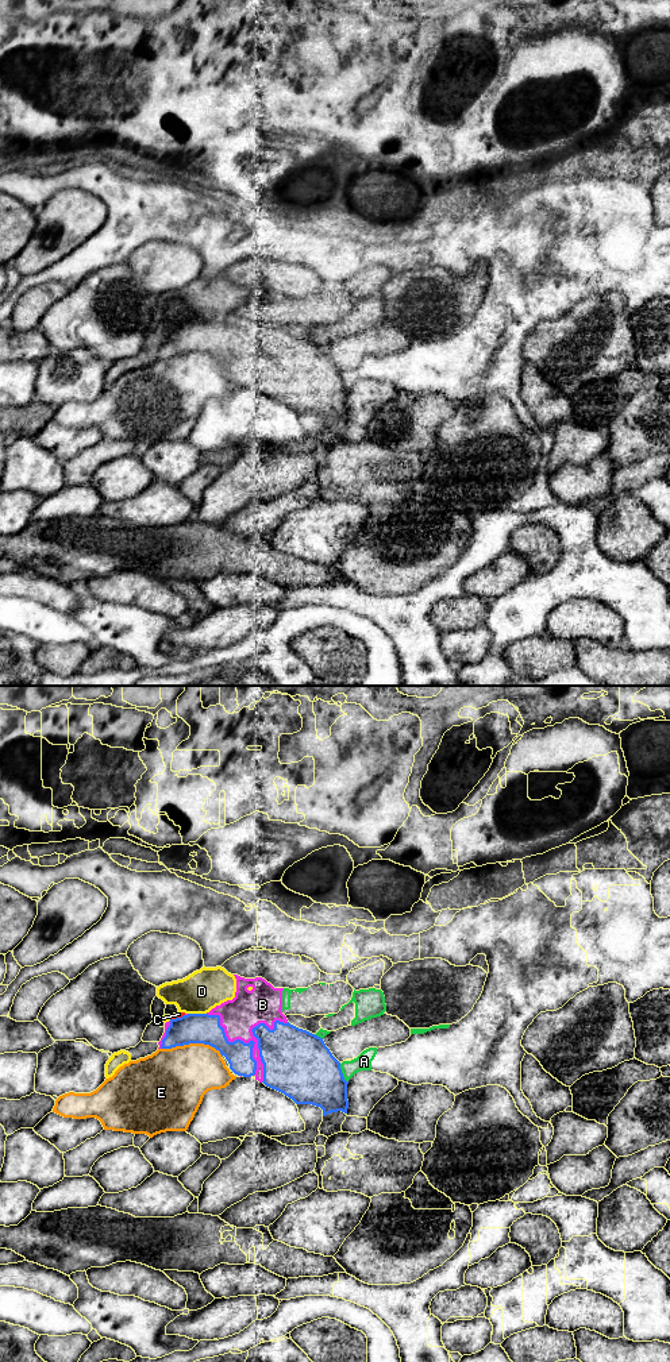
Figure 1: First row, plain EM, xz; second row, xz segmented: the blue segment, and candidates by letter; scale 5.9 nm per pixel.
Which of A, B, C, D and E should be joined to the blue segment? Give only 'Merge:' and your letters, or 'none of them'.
Merge: none of them

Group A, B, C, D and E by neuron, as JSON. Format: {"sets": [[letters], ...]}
{"sets": [["A"], ["B"], ["C", "D"], ["E"]]}

